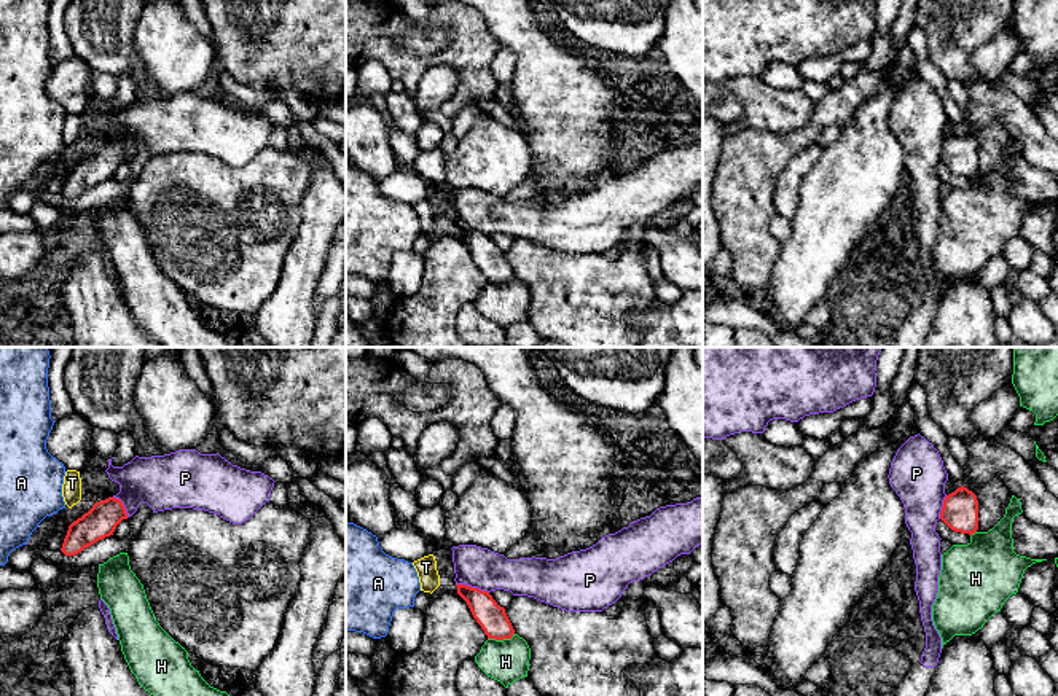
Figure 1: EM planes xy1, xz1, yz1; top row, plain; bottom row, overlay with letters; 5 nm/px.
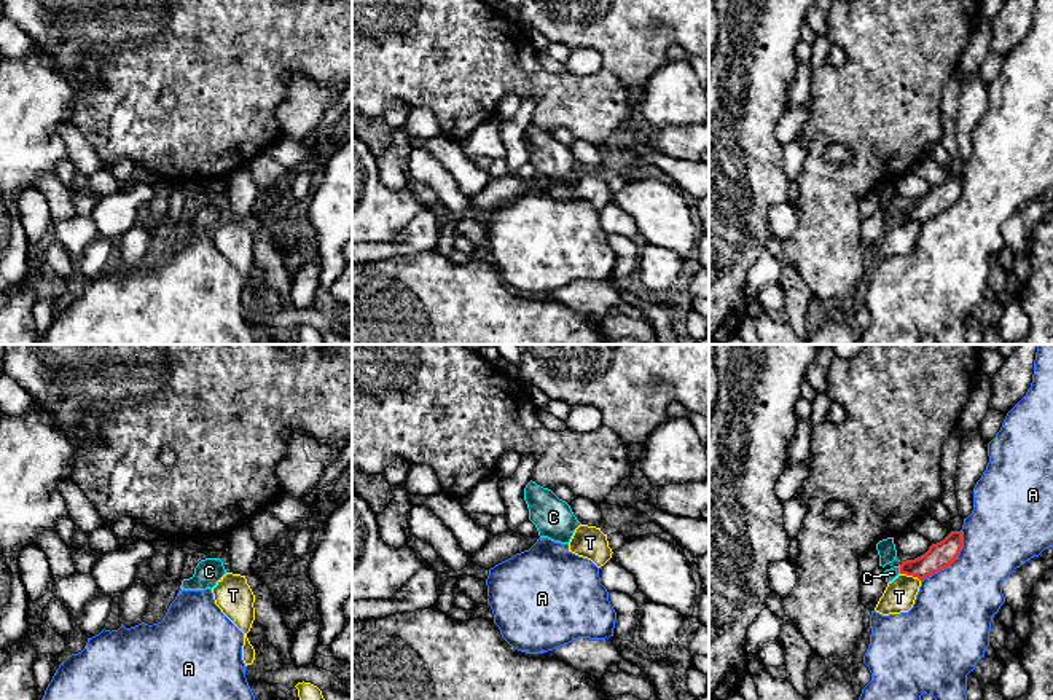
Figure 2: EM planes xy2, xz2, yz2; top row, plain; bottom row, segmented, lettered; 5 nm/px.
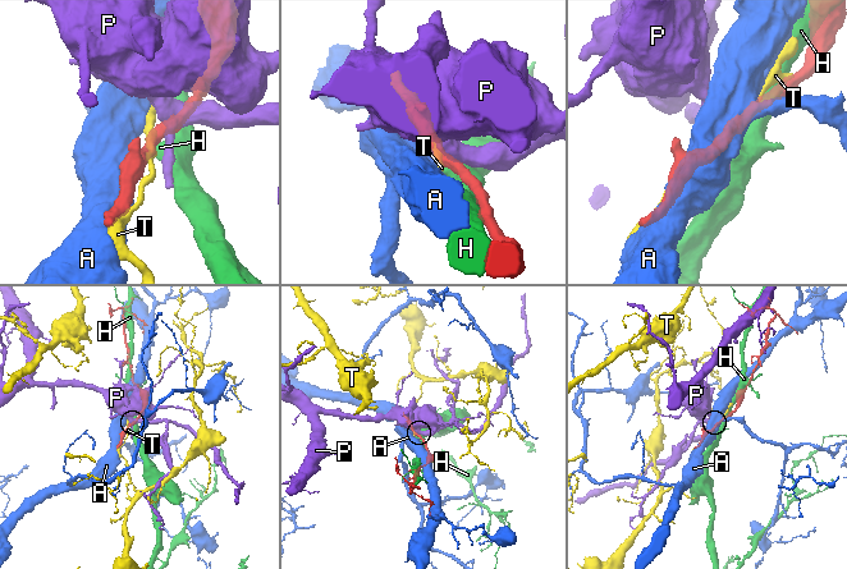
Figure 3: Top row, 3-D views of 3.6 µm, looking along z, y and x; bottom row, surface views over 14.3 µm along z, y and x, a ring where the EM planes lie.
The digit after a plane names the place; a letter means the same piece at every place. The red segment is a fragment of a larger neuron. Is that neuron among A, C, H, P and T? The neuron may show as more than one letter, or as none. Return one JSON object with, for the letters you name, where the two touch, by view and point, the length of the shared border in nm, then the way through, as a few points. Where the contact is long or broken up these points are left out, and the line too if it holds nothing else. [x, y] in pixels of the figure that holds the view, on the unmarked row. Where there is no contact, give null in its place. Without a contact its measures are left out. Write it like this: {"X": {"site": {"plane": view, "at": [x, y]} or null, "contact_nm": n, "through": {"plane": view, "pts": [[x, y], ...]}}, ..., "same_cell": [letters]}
{"C": {"site": {"plane": "yz2", "at": [900, 212]}, "contact_nm": 50, "through": {"plane": "yz2", "pts": [[940, 198], [921, 211], [900, 212], [892, 216]]}}, "same_cell": ["C"]}

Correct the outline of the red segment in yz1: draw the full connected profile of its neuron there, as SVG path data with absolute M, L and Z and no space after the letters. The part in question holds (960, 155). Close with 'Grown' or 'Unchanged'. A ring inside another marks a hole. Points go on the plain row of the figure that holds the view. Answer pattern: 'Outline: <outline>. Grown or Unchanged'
Outline: M961 129L943 143L940 162L954 175L975 177L978 172L978 143L967 131Z. Unchanged

